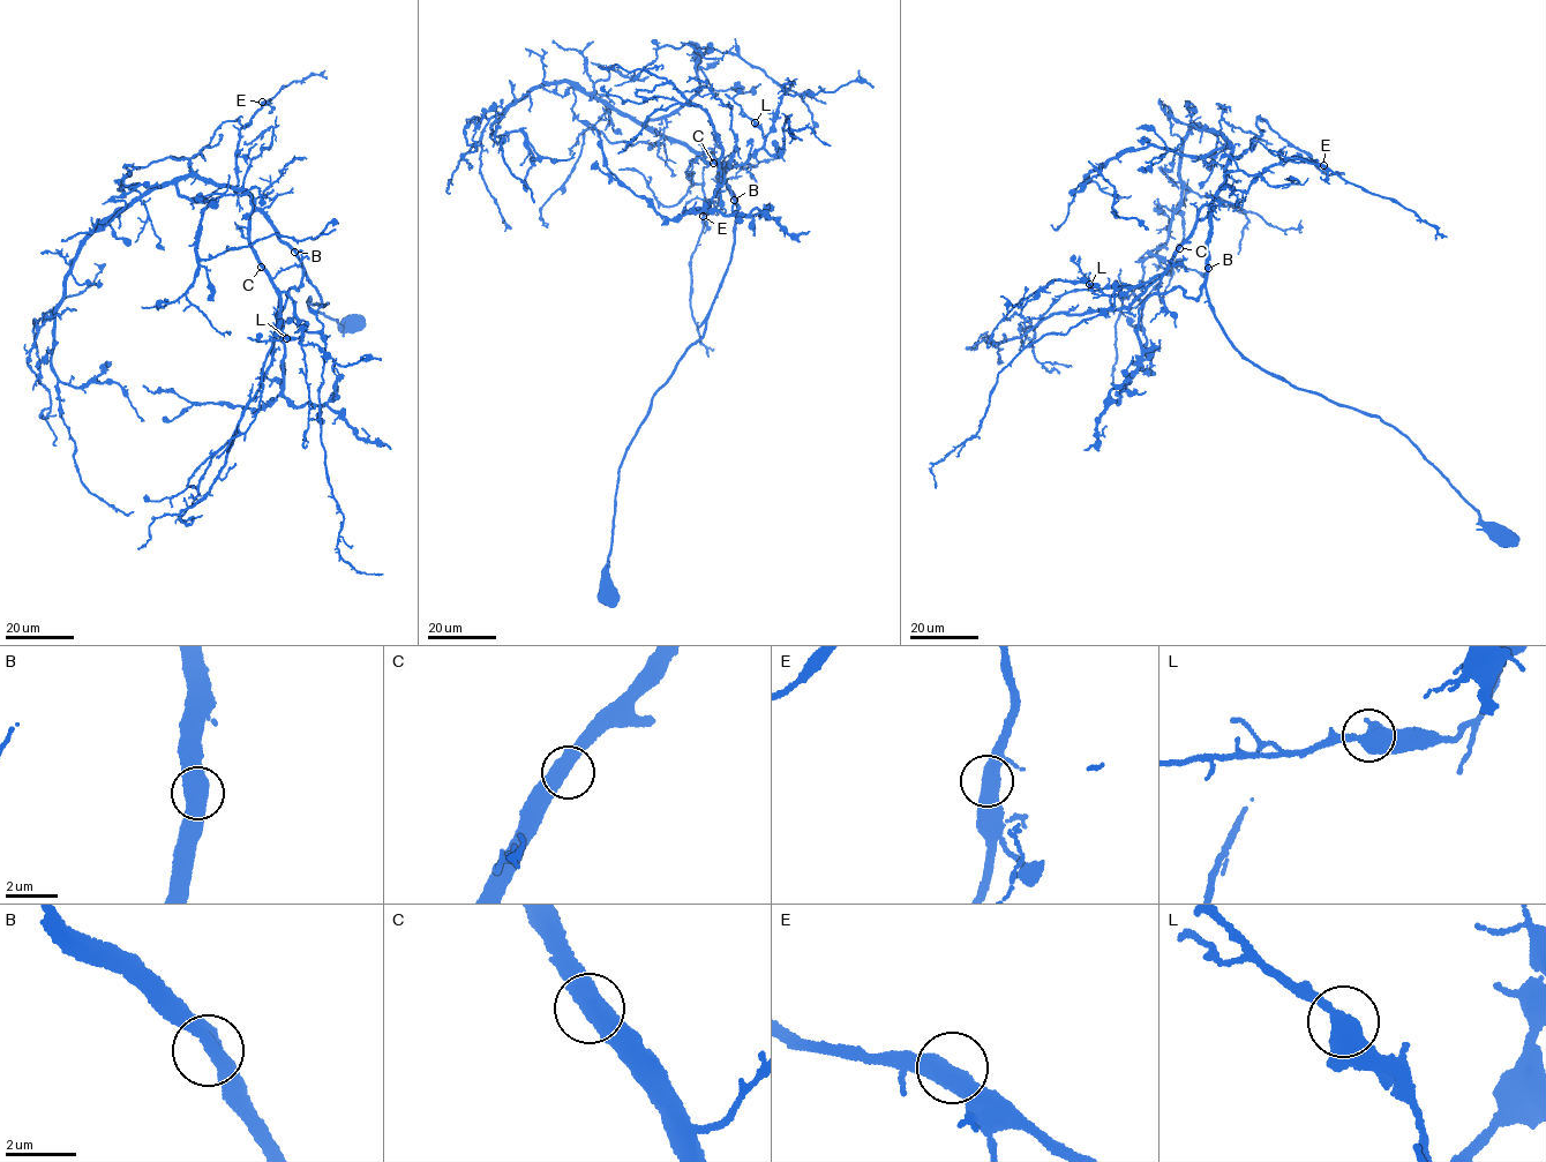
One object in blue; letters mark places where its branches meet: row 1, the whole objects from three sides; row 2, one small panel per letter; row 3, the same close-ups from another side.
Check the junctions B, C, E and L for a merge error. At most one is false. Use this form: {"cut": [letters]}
{"cut": []}

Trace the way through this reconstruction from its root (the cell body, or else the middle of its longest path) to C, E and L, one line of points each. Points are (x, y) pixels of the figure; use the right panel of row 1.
C: (1506, 537), (1389, 424), (1245, 357), (1205, 286), (1195, 299), (1176, 286), (1157, 293), (1179, 248)
E: (1506, 537), (1403, 434), (1261, 370), (1216, 317), (1213, 199), (1290, 157), (1323, 165)
L: (1506, 537), (1389, 424), (1245, 357), (1205, 286), (1195, 299), (1157, 293), (1157, 275), (1113, 295), (1089, 284)

